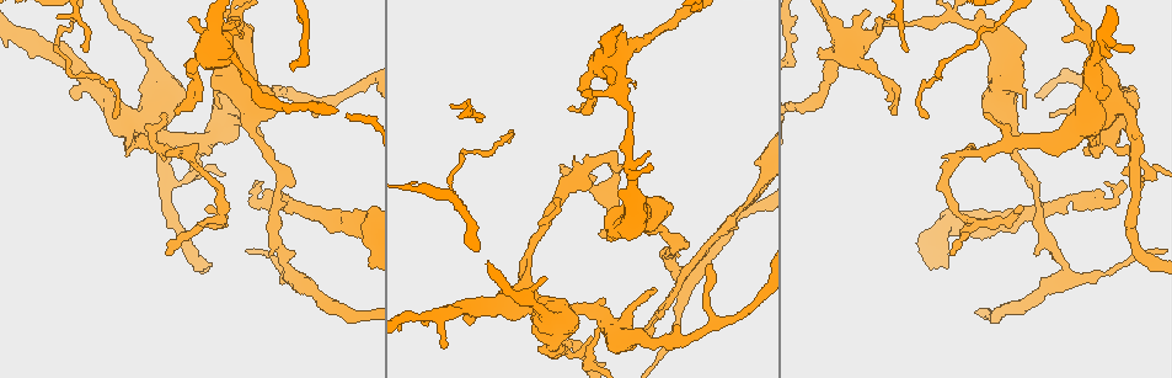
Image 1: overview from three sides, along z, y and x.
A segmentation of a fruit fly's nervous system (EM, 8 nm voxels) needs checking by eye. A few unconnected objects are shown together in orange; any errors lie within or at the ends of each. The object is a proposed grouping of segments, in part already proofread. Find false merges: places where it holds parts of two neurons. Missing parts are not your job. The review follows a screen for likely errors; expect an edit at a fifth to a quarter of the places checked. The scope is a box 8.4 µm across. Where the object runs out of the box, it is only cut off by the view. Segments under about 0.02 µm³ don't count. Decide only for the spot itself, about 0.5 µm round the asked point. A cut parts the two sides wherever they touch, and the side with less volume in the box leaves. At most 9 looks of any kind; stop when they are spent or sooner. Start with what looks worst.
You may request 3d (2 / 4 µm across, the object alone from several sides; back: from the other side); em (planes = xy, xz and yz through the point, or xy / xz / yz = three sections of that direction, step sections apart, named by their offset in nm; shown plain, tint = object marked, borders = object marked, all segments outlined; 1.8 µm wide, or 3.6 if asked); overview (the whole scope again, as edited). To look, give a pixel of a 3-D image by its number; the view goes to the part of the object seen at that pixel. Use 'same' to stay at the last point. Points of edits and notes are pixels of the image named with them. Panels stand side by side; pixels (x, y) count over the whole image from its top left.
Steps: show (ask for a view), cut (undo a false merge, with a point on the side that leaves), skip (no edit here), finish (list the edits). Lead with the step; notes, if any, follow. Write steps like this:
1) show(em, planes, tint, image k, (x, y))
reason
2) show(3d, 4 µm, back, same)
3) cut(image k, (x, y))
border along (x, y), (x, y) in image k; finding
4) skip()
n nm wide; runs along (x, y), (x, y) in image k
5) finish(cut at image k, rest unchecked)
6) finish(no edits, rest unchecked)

show(em, 3.6 µm, xy, step 4, tint, image 1, (143, 120))
abrupt turn

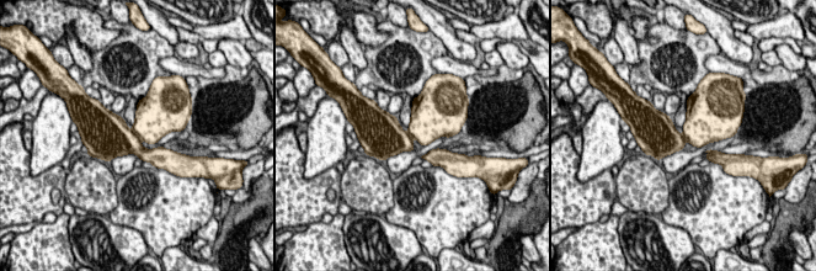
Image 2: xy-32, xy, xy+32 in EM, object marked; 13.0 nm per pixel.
show(em, 3.6 µm, planes, borders, same)
cut it another way

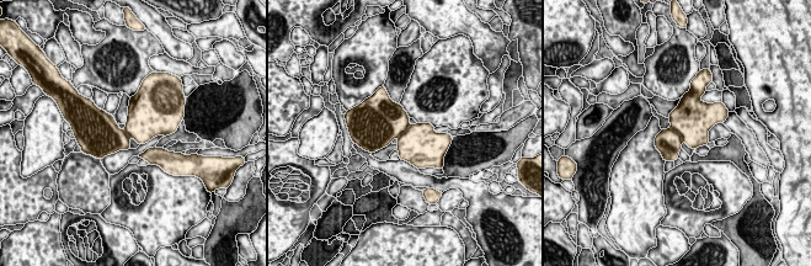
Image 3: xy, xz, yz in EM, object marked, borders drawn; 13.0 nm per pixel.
cut(image 3, (419, 143))
380 nm wide; border along (410, 124), (399, 137) in image 3; a second neuron is stuck on

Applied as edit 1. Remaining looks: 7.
show(3d, 2 µm, image 1, (295, 272))
abrupt turn

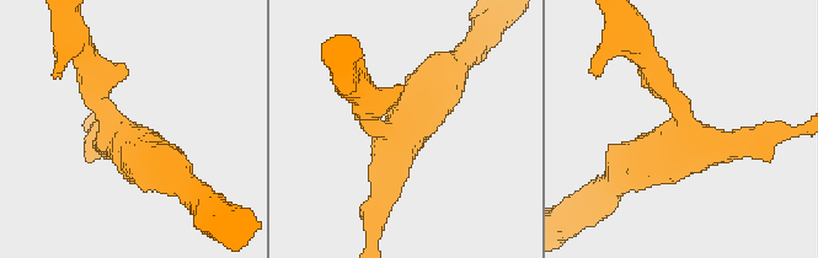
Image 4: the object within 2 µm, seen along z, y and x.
show(em, planes, plain, image 4, (119, 131))
shape alone is not enough

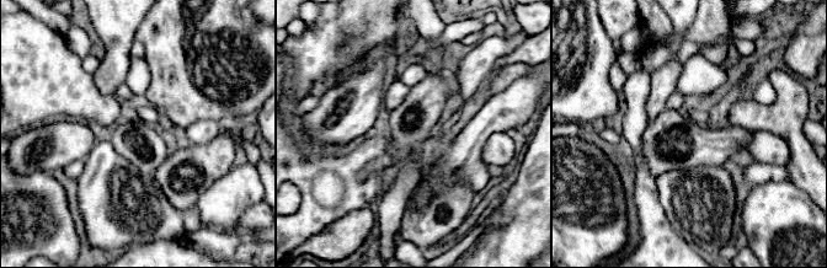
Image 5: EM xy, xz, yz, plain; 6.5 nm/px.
show(em, planes, tint, same)

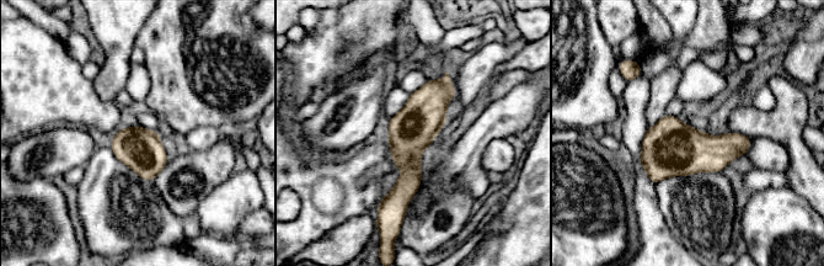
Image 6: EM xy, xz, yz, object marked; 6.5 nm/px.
skip()
280 nm wide; runs along (447, 79), (410, 132), (400, 209) in image 6; continuous, no second neuron

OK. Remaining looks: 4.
show(em, planes, tint, image 1, (1002, 44))

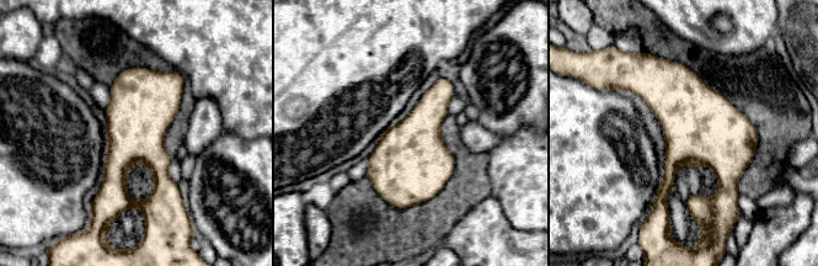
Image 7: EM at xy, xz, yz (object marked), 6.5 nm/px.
skip()
one neuron here

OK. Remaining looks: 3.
show(em, planes, tint, image 1, (610, 56))
looks like a crossing

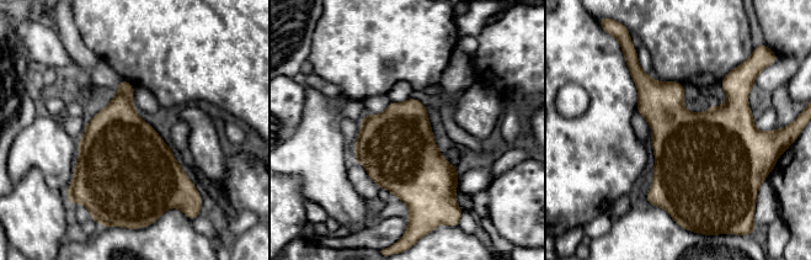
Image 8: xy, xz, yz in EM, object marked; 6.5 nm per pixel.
skip()
500 nm wide; continuous, no second neuron

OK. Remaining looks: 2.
finish(cut at image 3, rest unchecked)

